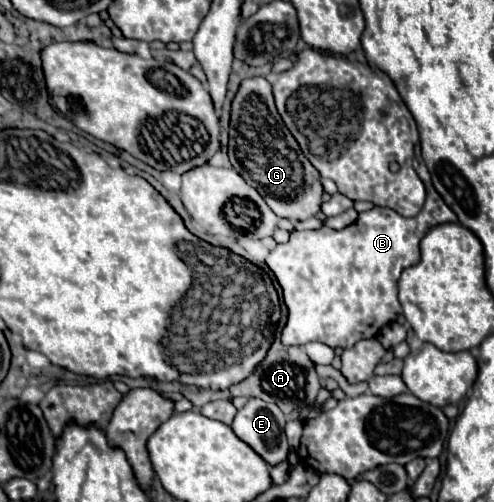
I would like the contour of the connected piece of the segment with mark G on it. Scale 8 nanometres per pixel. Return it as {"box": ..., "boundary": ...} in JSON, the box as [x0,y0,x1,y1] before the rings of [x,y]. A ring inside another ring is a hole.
{"box":[228,78,320,220],"boundary":[[[246,78],[232,100],[228,154],[234,170],[266,200],[270,210],[288,220],[308,220],[320,212],[320,172],[302,154],[298,142],[276,112],[272,86],[266,78]]]}

